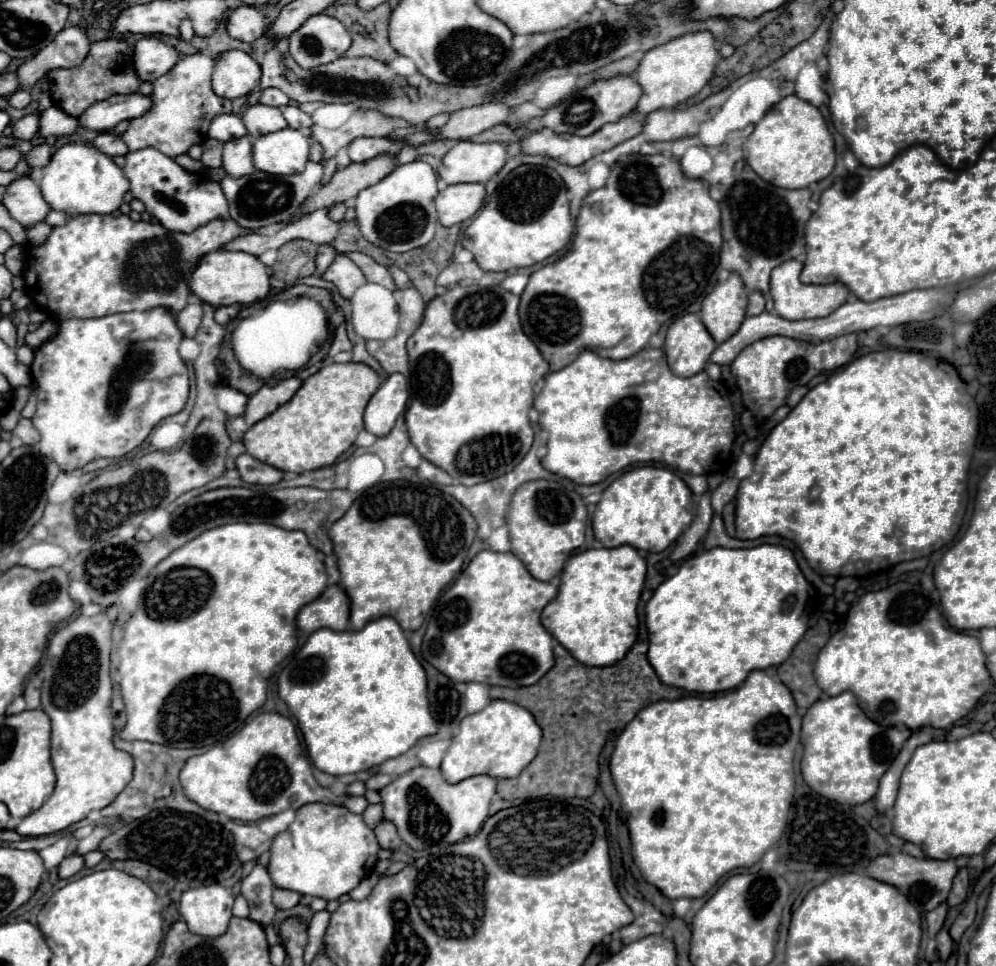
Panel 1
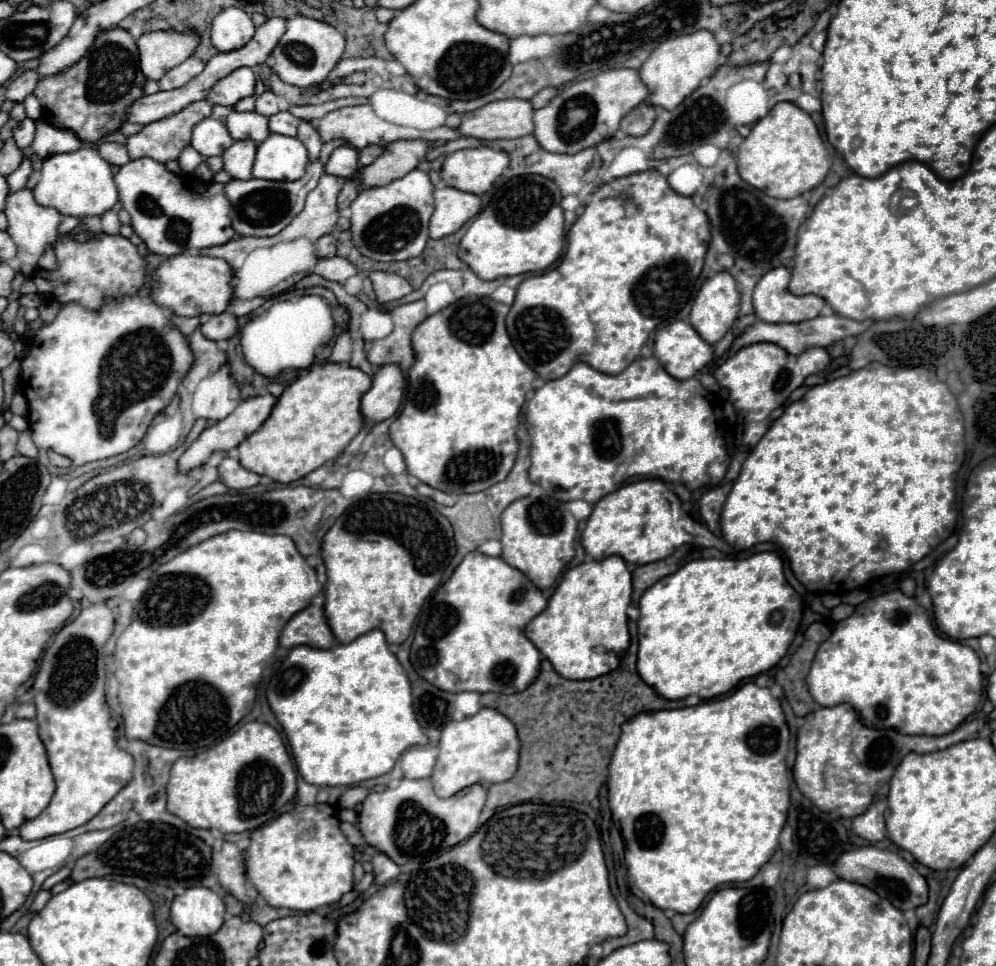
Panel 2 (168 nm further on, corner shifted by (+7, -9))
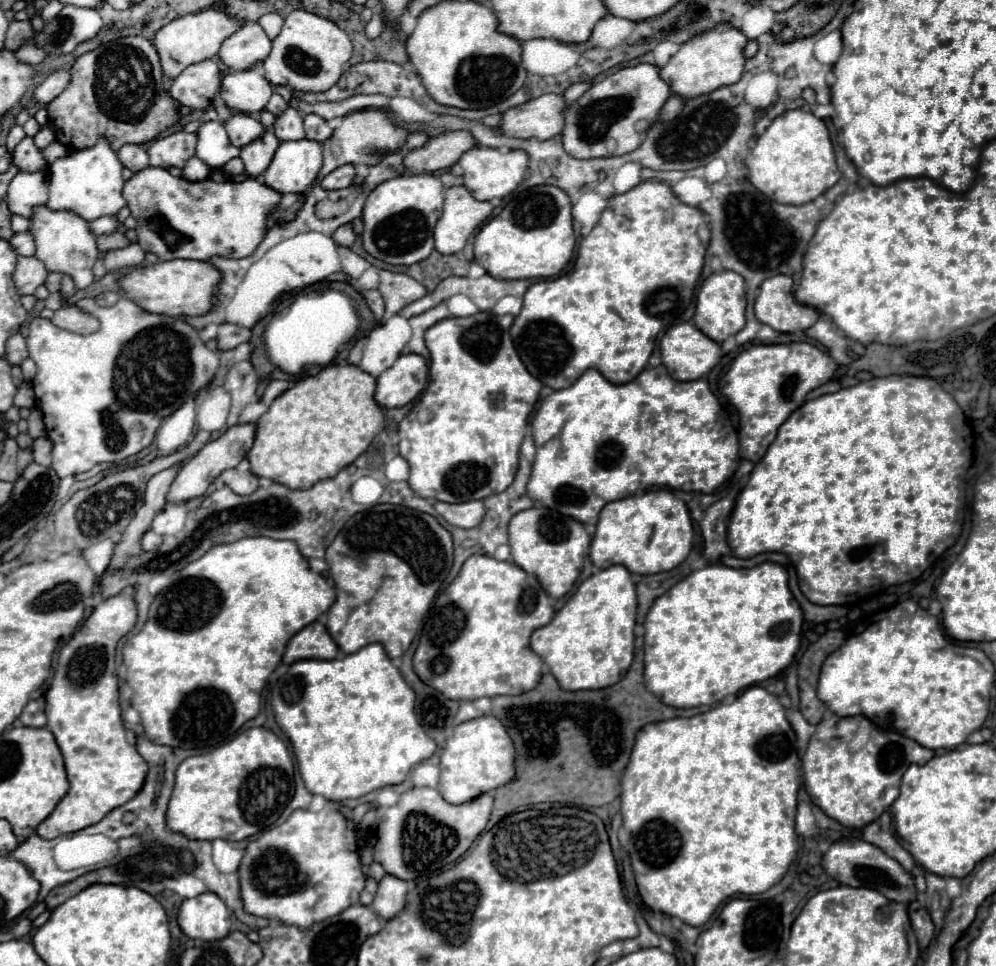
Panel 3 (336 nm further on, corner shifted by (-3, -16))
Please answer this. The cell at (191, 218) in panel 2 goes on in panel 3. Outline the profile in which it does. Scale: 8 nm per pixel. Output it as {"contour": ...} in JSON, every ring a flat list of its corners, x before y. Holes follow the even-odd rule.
{"contour":[[145,168,135,172,133,178,125,182,123,198,127,200,131,214,137,218,137,242,145,252,157,254,159,260,183,258,207,262,213,256,243,258,255,252,269,228,267,212,271,212,271,208,279,204,281,194,255,178,247,178,243,182,215,182,211,178,189,182,185,178,171,176,165,168]]}

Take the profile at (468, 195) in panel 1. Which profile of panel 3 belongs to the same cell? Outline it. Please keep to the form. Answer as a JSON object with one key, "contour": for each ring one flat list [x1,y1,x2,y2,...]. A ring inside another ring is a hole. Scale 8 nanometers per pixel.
{"contour":[[465,186,445,190,443,216,435,226,435,250,451,256,465,248,469,236,491,216,489,202,475,200]]}

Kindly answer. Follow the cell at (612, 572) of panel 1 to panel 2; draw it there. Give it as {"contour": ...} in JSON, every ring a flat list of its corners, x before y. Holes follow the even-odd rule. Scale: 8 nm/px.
{"contour":[[617,555,605,557,603,561,587,561,581,563,561,577,555,593,549,599,549,605,543,613,539,613,527,627,525,635,535,647,553,663,555,671,565,679,595,679,613,669,617,669,621,655,629,647,629,631,627,631,627,605,631,603,631,573,625,561]]}

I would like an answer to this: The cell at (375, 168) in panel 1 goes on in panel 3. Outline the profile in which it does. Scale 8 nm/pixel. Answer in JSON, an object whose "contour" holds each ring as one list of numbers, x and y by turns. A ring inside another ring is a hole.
{"contour":[[443,132,429,138,427,144,405,154,405,166,409,174,425,174,451,168,467,150,475,148,475,138,471,132]]}

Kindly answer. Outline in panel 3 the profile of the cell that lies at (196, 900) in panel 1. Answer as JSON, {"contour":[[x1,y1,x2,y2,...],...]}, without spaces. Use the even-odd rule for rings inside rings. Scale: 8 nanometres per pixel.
{"contour":[[213,892,183,900,177,922,181,930,193,940,221,940,231,930,229,910,223,900,219,900,219,896,215,896]]}

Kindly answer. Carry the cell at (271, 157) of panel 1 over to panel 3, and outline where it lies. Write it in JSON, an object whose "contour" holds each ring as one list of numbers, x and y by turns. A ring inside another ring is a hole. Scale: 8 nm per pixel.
{"contour":[[315,140,281,142,269,168,263,172,263,182,279,194,303,194,315,186,323,164,323,148]]}

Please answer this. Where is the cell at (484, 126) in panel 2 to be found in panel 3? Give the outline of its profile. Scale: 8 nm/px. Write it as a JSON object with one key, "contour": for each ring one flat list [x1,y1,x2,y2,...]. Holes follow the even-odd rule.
{"contour":[[543,94,507,110,499,130,513,138,555,138,563,130,565,108,563,94]]}

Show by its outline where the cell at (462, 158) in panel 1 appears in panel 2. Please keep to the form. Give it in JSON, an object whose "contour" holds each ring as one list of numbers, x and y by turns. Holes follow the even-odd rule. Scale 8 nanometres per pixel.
{"contour":[[489,147,463,149,445,159,441,179,449,187,481,195,495,183,497,177,501,177,507,165,509,157,505,151,493,151]]}

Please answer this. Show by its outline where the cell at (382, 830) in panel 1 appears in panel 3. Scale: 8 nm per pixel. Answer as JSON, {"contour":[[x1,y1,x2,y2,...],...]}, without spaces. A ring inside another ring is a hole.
{"contour":[[387,874,379,882,379,890,373,900,373,910,381,920,391,920,405,908,405,894,407,894,407,882]]}

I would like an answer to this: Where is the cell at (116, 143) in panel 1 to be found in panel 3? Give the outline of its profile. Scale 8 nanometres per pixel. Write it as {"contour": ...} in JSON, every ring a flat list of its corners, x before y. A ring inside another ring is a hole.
{"contour":[[125,144,123,148,119,148,117,152,121,164,133,172,139,172,143,168,149,166,149,156,147,150,143,146,133,146,133,144]]}

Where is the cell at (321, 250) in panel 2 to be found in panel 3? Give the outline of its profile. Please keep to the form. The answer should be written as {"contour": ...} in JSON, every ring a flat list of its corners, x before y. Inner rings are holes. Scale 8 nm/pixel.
{"contour":[[343,224,335,230,333,240,341,246,351,246,355,242,355,232,353,232,353,224]]}

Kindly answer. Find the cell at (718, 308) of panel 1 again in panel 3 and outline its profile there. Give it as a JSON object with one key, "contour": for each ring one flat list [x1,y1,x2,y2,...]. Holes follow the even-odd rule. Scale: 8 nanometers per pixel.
{"contour":[[731,270,713,272,707,276,697,292,697,308,693,316,693,324,707,334,715,342,723,342,725,338,737,334,745,326,745,280]]}

